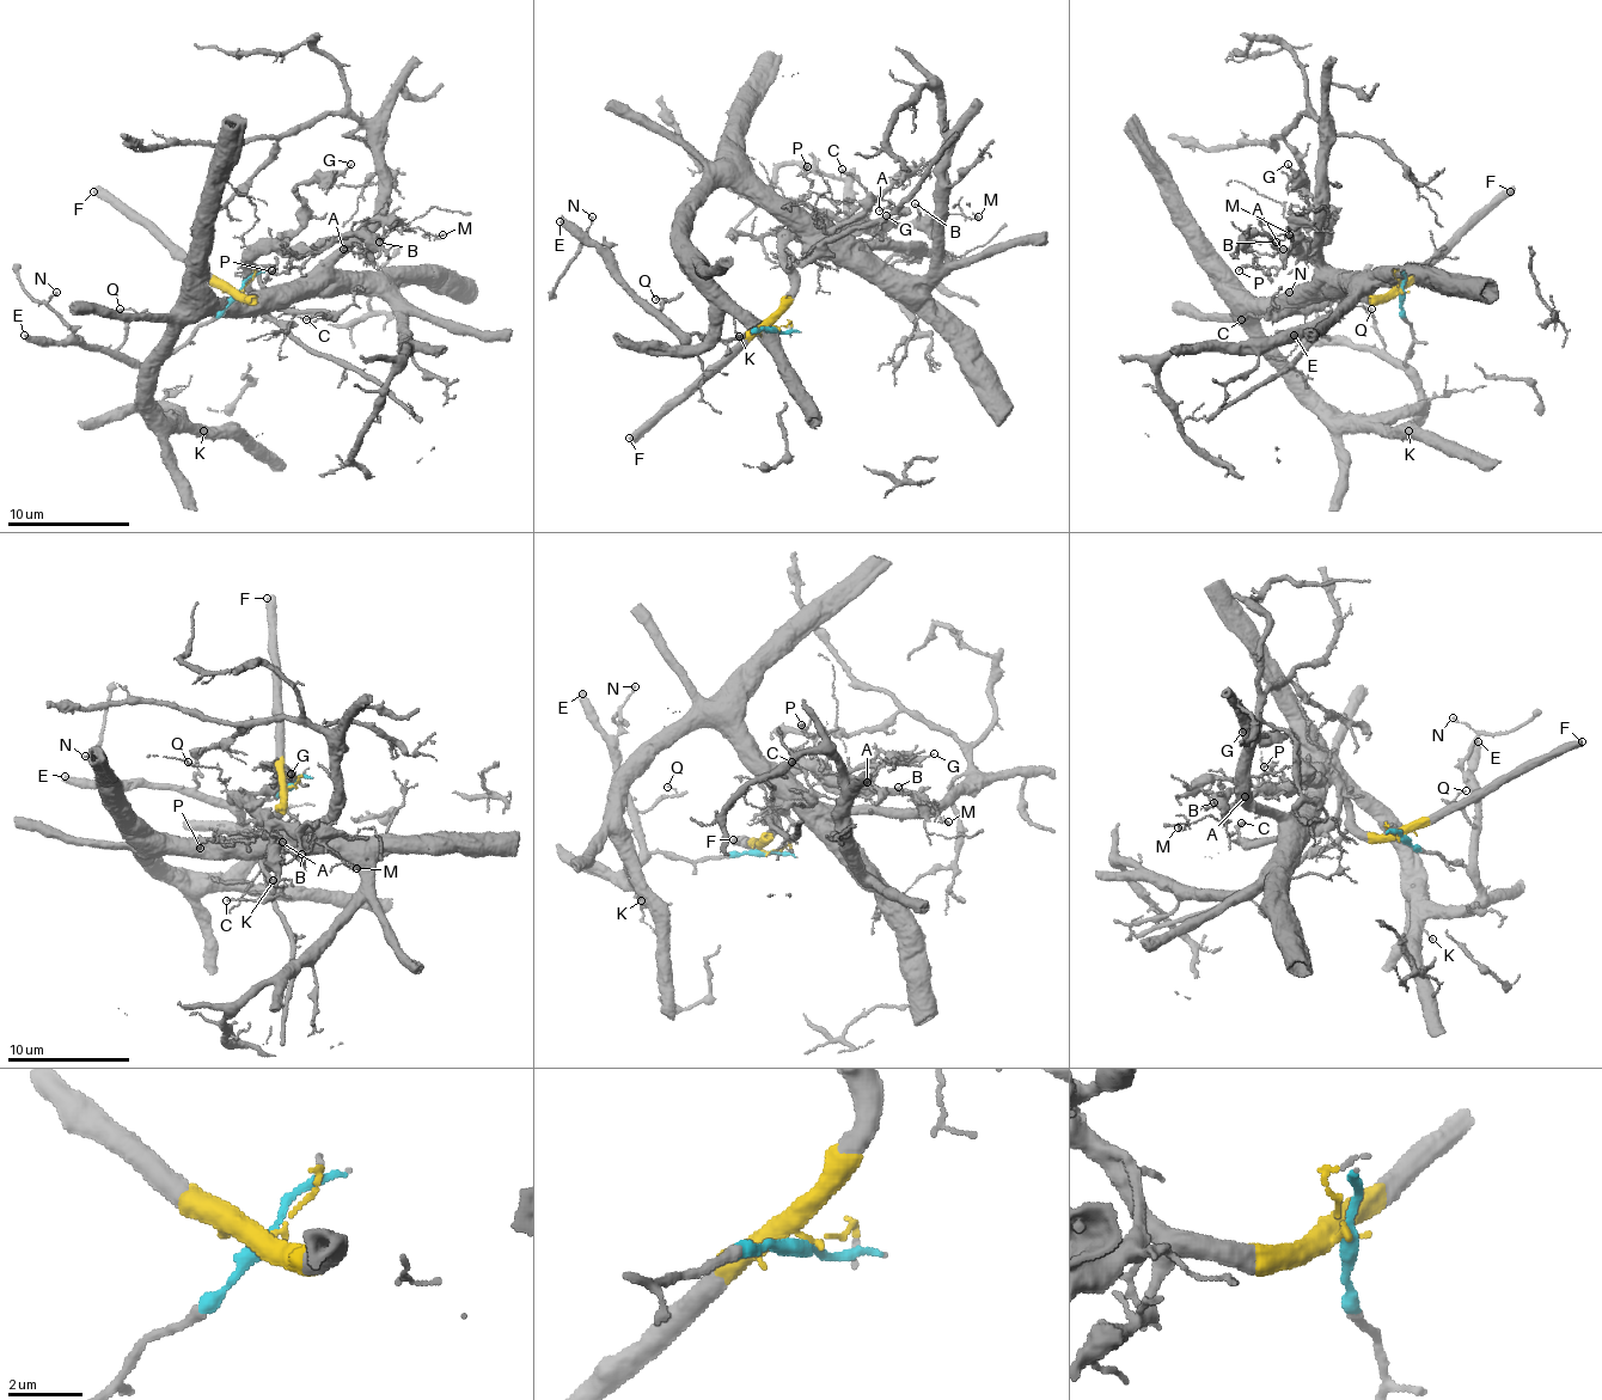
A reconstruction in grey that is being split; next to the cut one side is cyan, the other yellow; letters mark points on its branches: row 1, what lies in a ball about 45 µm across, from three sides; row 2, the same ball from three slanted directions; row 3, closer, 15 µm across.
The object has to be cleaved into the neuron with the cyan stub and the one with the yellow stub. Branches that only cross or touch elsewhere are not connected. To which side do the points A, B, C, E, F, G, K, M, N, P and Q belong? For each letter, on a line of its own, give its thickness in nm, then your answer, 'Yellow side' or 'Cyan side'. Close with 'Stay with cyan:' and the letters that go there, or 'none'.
A: Thickness 100 nm. Yellow side
B: Thickness 90 nm. Yellow side
C: Thickness 150 nm. Yellow side
E: Thickness 480 nm. Cyan side
F: Thickness 500 nm. Yellow side
G: Thickness 120 nm. Yellow side
K: Thickness 110 nm. Cyan side
M: Thickness 130 nm. Yellow side
N: Thickness 110 nm. Cyan side
P: Thickness 200 nm. Yellow side
Q: Thickness 100 nm. Cyan side
Stay with cyan: E, K, N, Q

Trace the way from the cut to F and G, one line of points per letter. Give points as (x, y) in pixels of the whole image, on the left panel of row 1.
F: (238, 292), (216, 288), (144, 221), (130, 221), (95, 190)
G: (238, 292), (254, 294), (251, 264), (275, 239), (300, 230), (303, 206), (297, 187), (334, 181), (352, 163)

